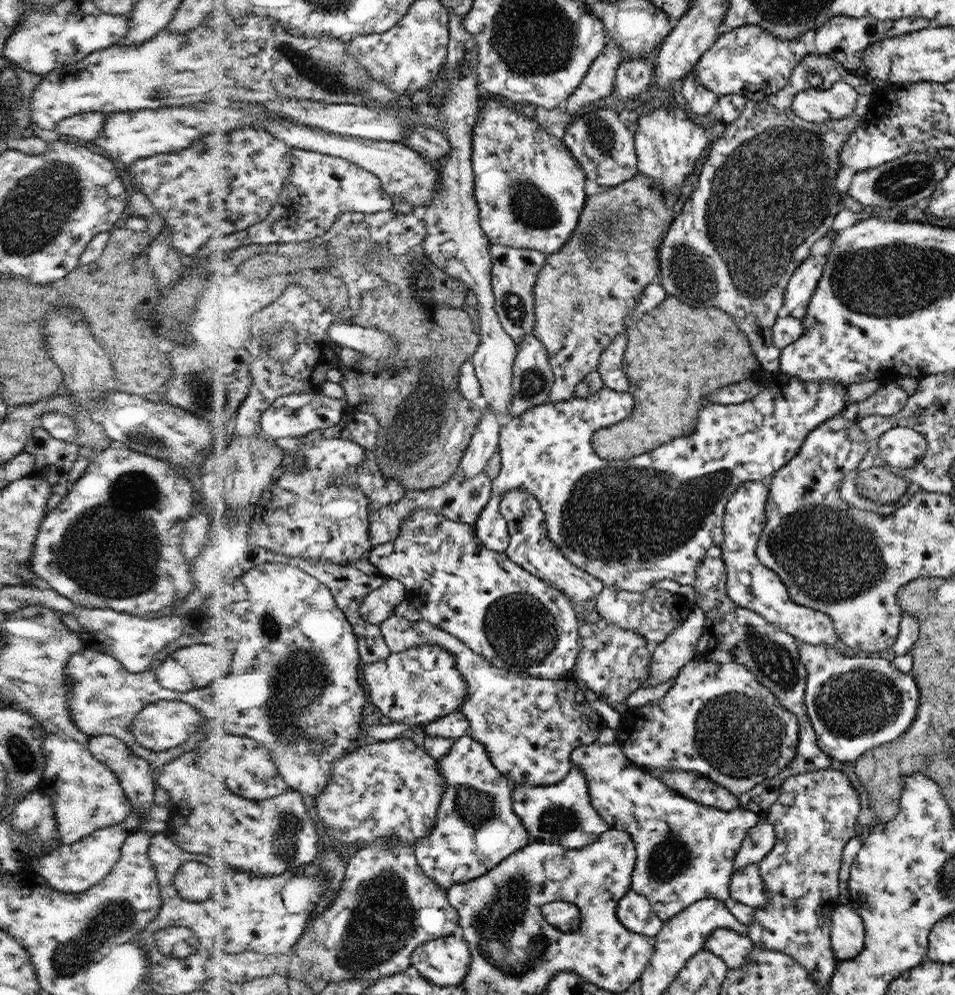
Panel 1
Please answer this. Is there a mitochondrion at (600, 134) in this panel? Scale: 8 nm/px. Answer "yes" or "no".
yes

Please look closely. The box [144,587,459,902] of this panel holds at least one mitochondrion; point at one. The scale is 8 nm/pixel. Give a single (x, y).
(302, 677)

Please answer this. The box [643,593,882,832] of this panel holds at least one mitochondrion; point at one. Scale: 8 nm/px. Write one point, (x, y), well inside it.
(739, 735)

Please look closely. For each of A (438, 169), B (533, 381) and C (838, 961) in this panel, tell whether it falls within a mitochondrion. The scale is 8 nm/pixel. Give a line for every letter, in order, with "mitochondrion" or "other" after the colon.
A: other
B: mitochondrion
C: other

